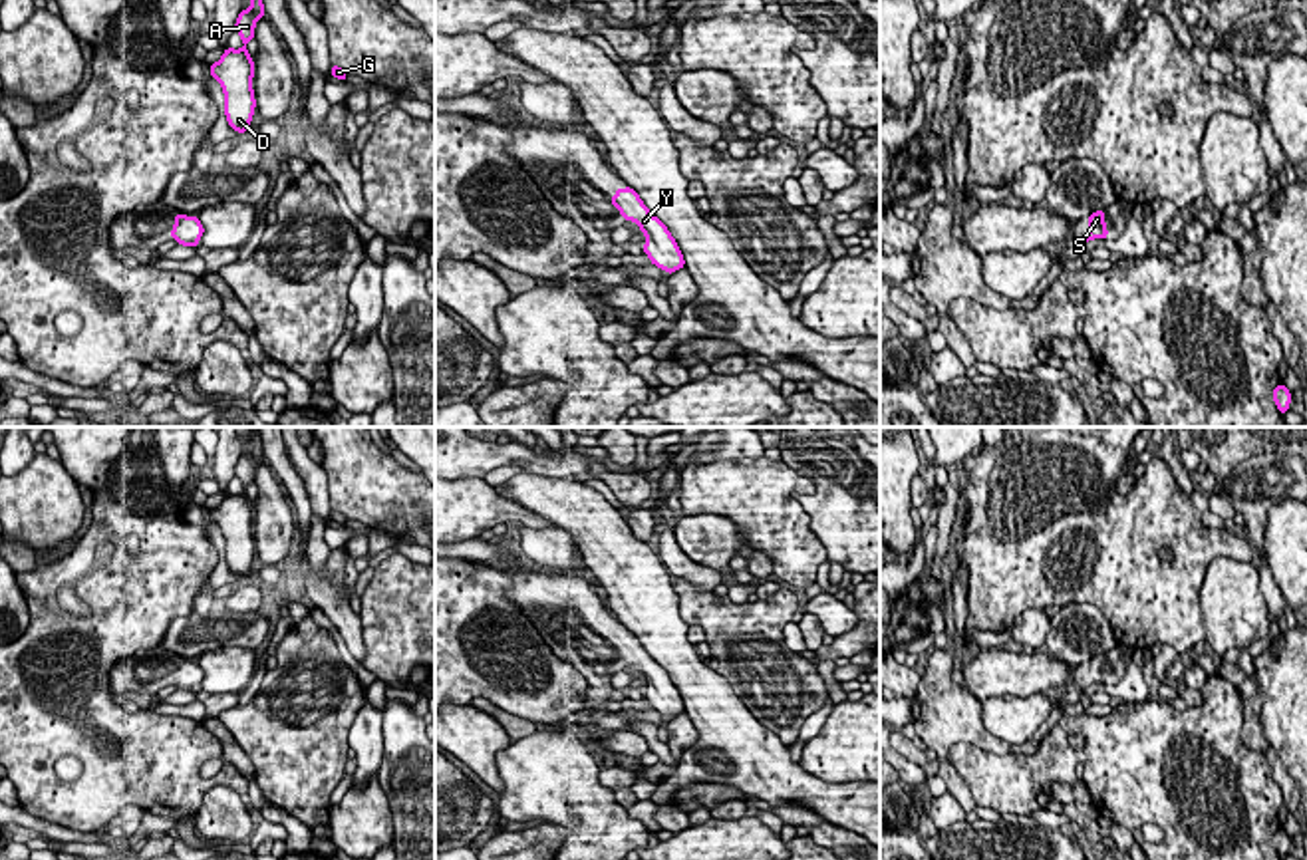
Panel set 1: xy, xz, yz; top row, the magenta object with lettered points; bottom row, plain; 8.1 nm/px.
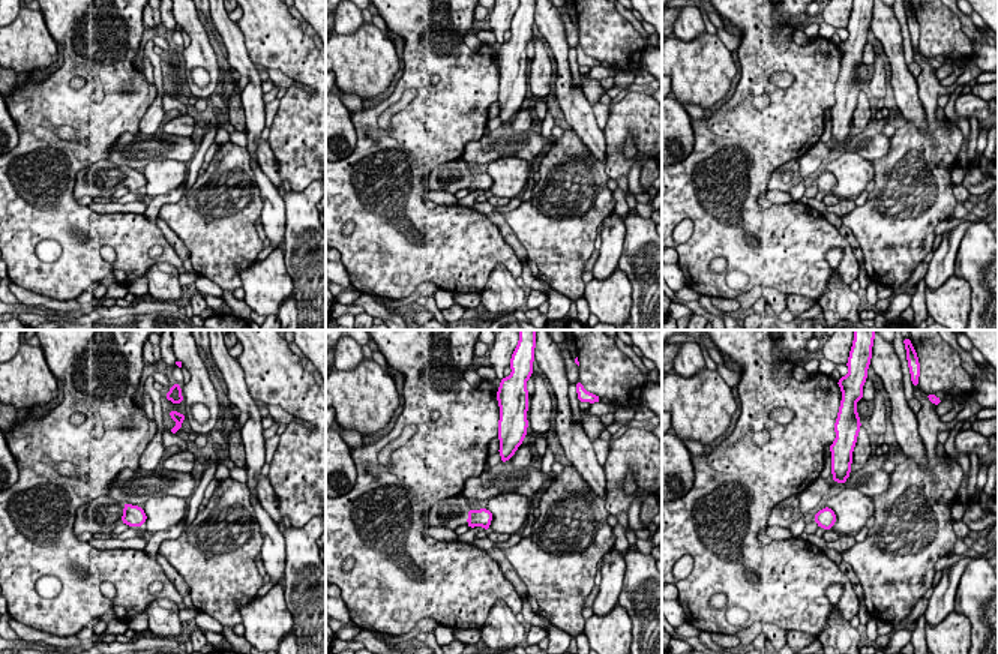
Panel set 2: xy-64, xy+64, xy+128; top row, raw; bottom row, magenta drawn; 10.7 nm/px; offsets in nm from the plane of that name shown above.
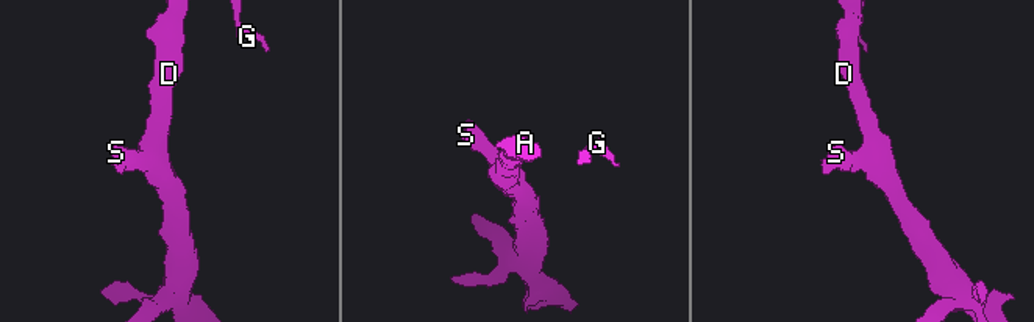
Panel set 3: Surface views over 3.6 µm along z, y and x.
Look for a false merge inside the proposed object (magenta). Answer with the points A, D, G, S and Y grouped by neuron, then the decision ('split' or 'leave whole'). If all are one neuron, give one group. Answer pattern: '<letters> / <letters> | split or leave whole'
A D G S Y | leave whole

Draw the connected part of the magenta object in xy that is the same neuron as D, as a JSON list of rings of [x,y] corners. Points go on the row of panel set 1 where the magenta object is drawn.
[[[250,0],[248,10],[240,10],[234,32],[242,38],[242,48],[226,48],[222,58],[211,66],[211,77],[218,79],[224,91],[224,115],[232,129],[244,133],[250,127],[256,107],[252,91],[254,62],[246,44],[254,38],[256,20],[264,16],[262,0]]]

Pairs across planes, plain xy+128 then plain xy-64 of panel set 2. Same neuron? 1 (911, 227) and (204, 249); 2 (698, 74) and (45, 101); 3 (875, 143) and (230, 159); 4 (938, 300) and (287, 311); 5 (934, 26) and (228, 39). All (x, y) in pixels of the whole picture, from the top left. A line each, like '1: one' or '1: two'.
1: one
2: two
3: two
4: two
5: two

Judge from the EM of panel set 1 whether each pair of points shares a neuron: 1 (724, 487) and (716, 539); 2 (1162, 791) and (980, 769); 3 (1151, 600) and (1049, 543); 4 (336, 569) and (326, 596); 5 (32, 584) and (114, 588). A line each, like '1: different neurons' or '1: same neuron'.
1: different neurons
2: same neuron
3: same neuron
4: different neurons
5: same neuron

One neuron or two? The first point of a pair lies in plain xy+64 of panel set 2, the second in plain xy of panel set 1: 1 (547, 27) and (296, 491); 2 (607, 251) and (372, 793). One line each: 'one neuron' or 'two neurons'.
1: one neuron
2: two neurons

